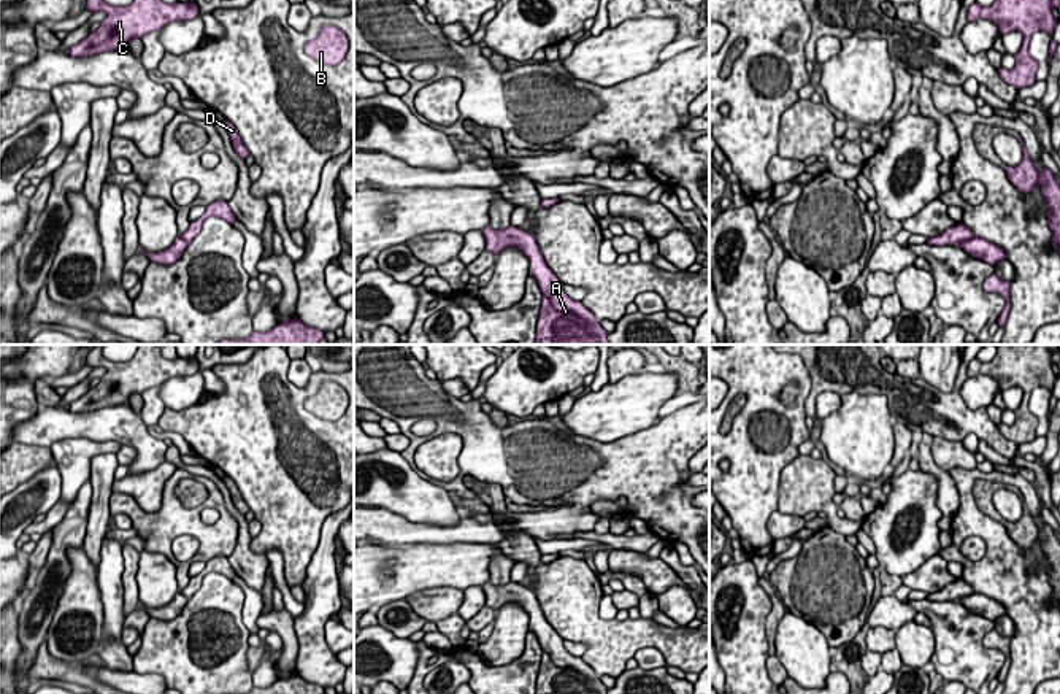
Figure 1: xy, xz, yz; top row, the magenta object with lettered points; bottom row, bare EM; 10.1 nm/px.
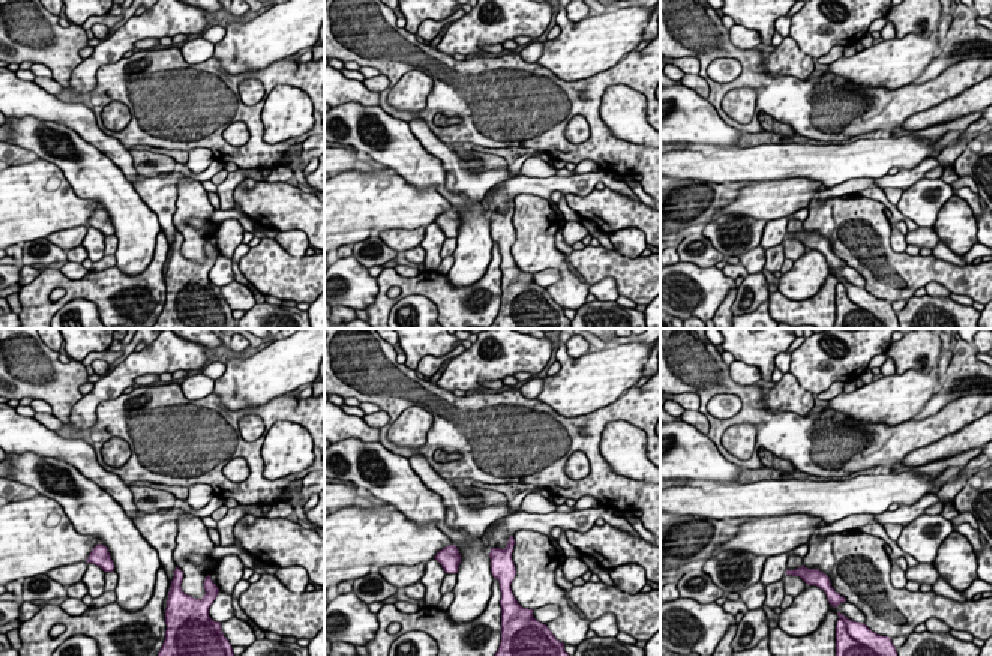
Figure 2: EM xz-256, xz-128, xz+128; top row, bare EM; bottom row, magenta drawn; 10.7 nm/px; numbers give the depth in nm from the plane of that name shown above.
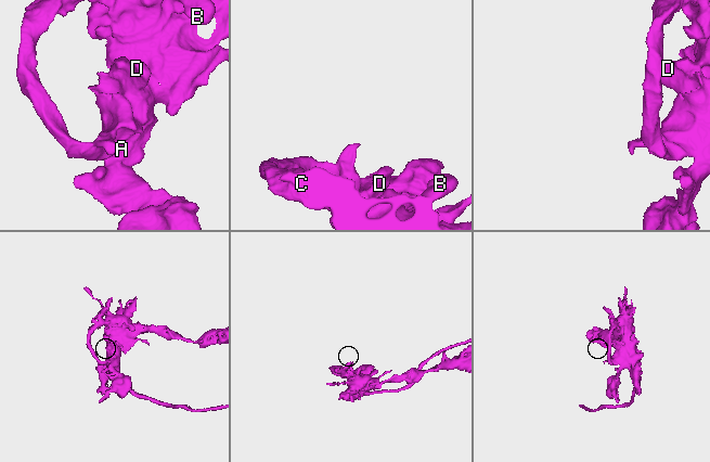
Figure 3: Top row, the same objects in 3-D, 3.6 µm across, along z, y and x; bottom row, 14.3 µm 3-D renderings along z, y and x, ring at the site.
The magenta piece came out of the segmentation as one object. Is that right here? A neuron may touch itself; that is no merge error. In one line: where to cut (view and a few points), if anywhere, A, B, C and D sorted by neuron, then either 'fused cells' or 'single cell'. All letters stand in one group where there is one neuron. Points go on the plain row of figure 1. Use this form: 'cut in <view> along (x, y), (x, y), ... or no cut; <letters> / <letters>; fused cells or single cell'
no cut; A B C D; single cell

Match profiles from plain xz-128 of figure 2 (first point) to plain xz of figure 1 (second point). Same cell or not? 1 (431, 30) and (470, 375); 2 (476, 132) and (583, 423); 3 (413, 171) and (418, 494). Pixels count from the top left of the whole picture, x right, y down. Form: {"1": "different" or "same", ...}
{"1": "different", "2": "different", "3": "same"}

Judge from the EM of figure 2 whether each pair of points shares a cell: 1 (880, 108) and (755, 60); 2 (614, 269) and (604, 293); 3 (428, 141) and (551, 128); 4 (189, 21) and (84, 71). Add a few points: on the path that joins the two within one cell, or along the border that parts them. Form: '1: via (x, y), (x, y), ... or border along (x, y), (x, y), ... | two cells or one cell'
1: via (847, 110), (812, 108), (782, 98), (778, 93) | one cell
2: border along (587, 290), (593, 284), (611, 278), (619, 294) | two cells
3: border along (414, 117), (420, 117), (449, 144) | two cells
4: via (164, 20), (134, 29), (110, 50) | one cell

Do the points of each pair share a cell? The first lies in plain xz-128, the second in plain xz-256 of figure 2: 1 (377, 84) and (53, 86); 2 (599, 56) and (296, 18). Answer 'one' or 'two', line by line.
1: one
2: one

